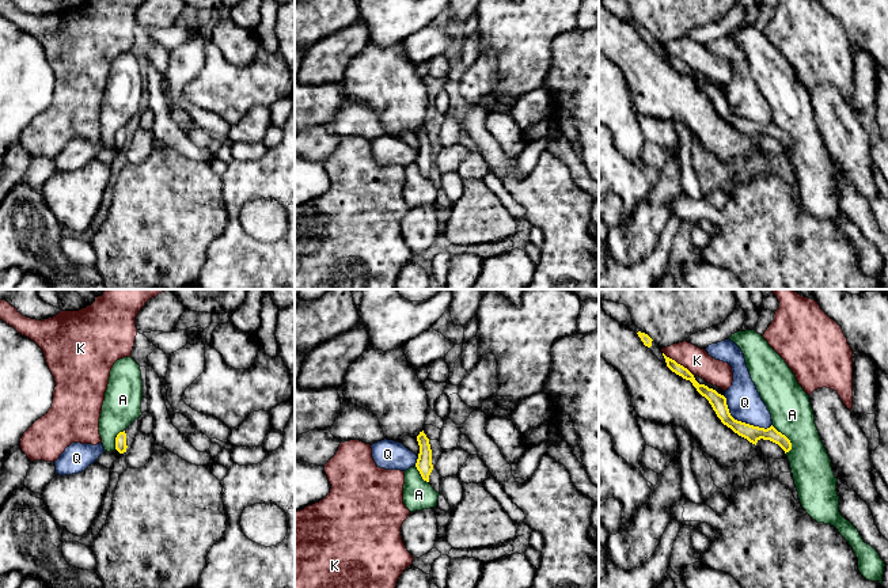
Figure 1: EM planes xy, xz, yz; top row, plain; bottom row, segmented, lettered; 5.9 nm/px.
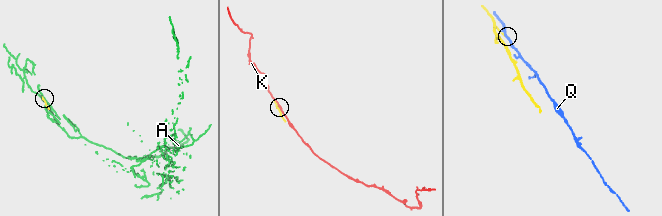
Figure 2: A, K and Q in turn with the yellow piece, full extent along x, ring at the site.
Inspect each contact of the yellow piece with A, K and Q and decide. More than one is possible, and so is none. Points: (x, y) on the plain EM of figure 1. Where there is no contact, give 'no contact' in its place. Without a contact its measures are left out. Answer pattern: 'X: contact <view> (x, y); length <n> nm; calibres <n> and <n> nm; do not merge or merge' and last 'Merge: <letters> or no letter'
A: contact yz (786, 133); length 190 nm; calibres 100 and 260 nm; do not merge
K: contact yz (676, 59); length 240 nm; calibres 70 and 150 nm; do not merge
Q: contact yz (743, 118); length 340 nm; calibres 100 and 200 nm; do not merge
Merge: no letter

